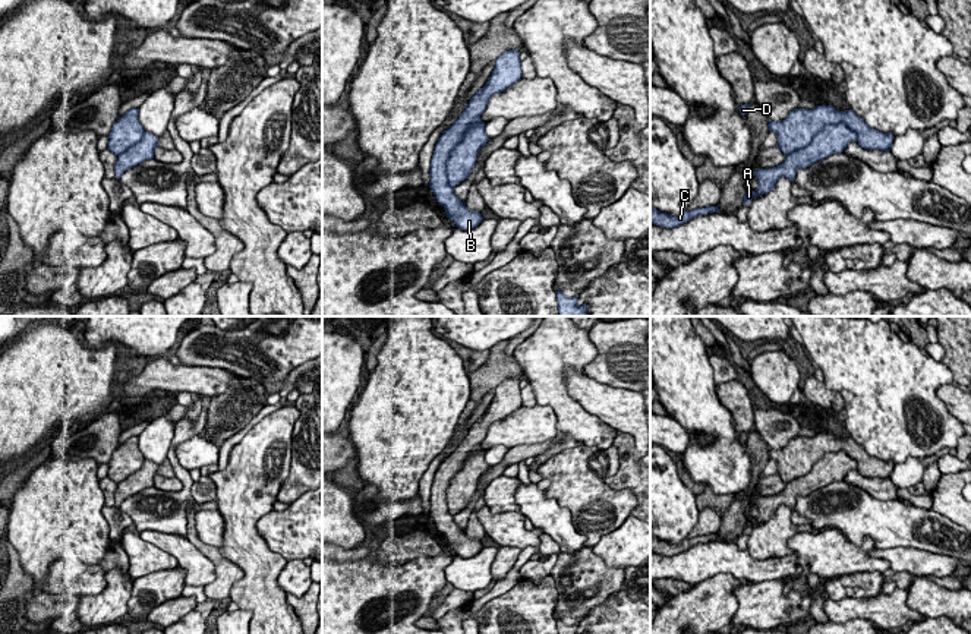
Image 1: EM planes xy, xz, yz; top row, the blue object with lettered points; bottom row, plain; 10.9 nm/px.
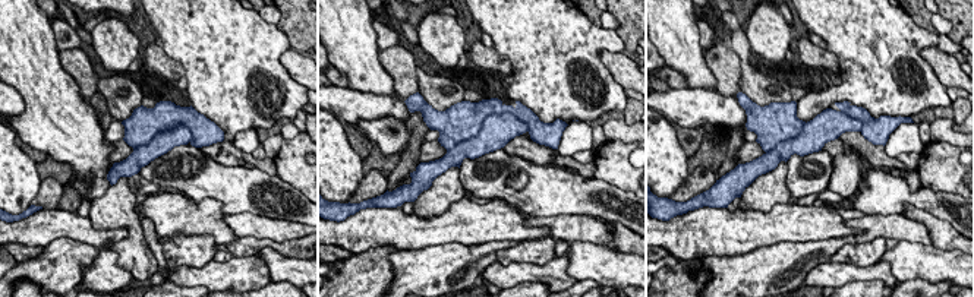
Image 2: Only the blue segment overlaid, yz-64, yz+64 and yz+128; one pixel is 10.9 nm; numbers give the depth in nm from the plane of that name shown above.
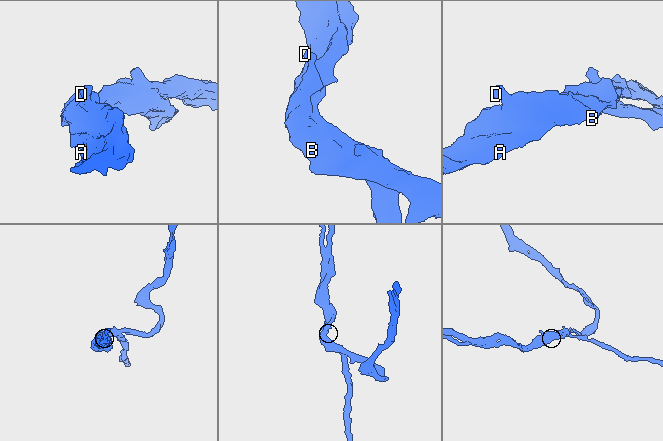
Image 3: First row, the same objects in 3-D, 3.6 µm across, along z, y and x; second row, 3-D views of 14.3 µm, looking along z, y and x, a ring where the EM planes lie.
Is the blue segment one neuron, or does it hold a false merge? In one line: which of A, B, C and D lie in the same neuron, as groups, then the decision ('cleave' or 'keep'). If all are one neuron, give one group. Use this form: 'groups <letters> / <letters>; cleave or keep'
groups A B C D; keep

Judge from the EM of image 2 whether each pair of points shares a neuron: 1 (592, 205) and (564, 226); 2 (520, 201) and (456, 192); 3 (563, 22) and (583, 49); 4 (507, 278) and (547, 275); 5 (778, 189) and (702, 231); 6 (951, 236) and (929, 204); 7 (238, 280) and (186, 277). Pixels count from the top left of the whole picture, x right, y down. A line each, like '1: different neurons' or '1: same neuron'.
1: different neurons
2: different neurons
3: same neuron
4: same neuron
5: different neurons
6: different neurons
7: same neuron

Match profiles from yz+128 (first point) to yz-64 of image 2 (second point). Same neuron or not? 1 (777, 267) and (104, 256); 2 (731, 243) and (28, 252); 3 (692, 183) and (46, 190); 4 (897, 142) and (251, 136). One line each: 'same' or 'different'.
1: same
2: different
3: same
4: same

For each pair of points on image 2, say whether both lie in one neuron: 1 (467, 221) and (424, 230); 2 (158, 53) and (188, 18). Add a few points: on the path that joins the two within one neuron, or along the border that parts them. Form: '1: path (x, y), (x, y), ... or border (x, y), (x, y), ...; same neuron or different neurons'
1: path (457, 224), (434, 230); same neuron
2: border (161, 47), (182, 65), (185, 75); different neurons

